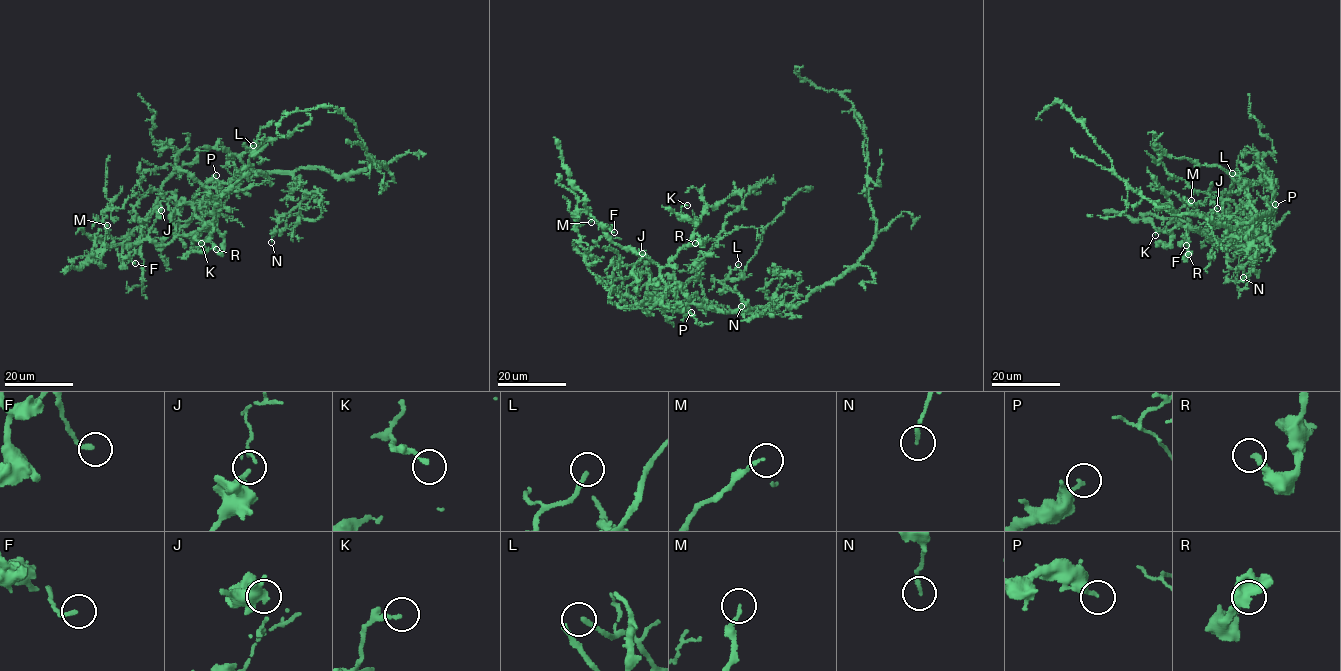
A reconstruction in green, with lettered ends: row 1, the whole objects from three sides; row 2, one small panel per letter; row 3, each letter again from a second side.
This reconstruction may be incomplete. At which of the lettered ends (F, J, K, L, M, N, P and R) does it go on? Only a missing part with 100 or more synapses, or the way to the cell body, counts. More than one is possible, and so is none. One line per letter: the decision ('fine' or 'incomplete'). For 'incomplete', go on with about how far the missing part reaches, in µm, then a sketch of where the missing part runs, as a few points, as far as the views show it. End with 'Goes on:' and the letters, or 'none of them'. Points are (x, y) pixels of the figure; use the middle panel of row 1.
F: fine
J: fine
K: fine
L: fine
M: fine
N: fine
P: fine
R: fine
Goes on: none of them

